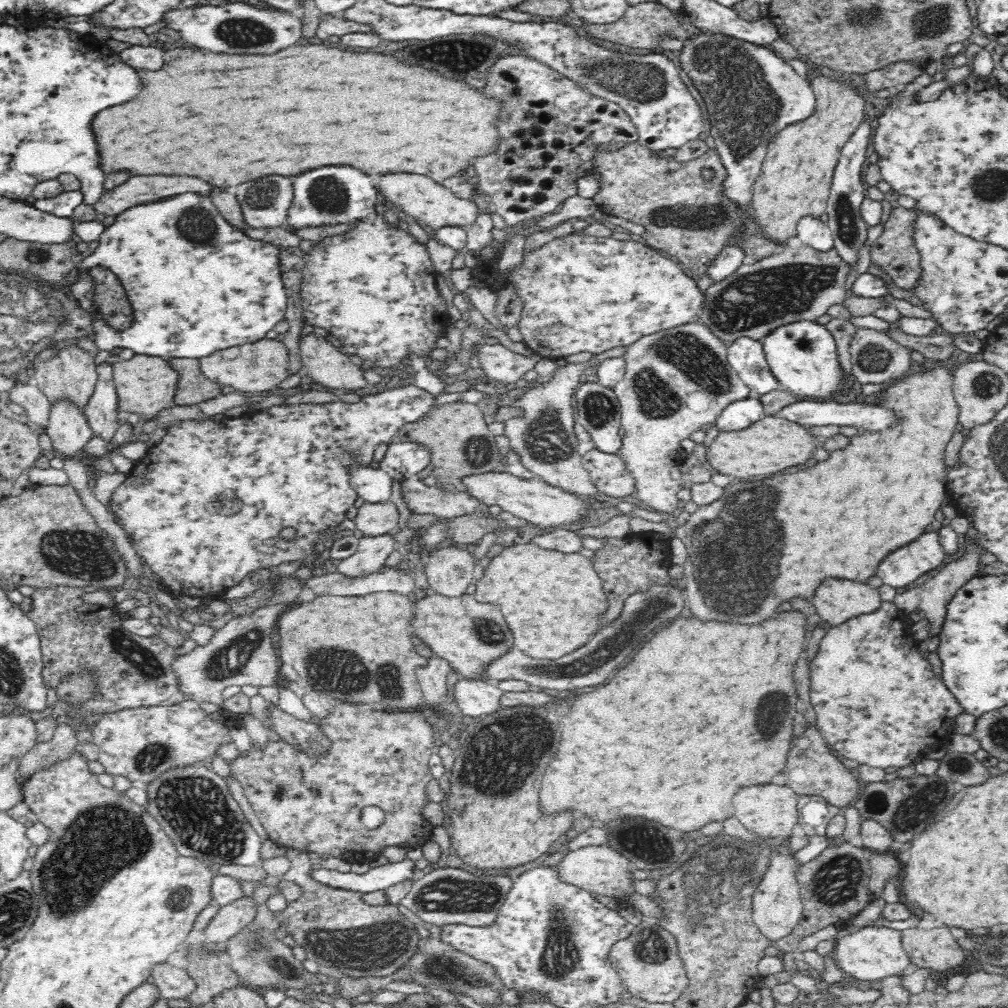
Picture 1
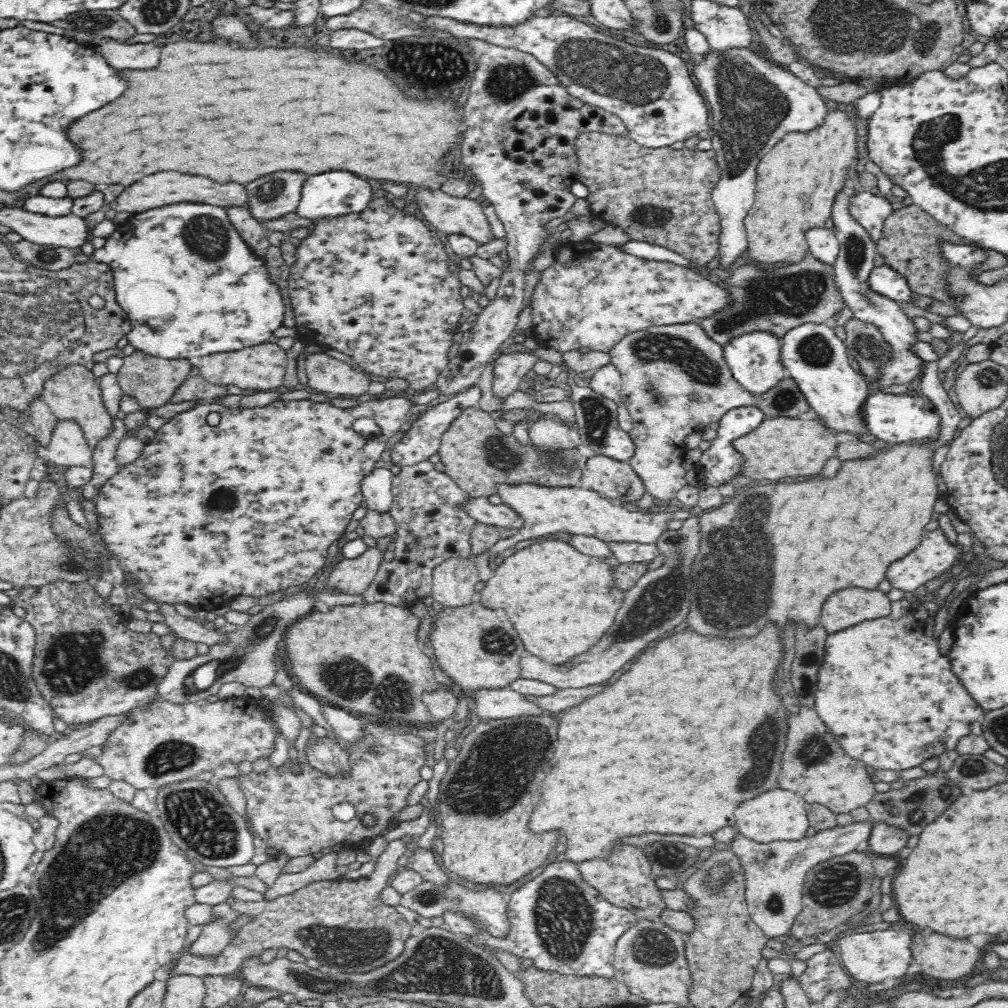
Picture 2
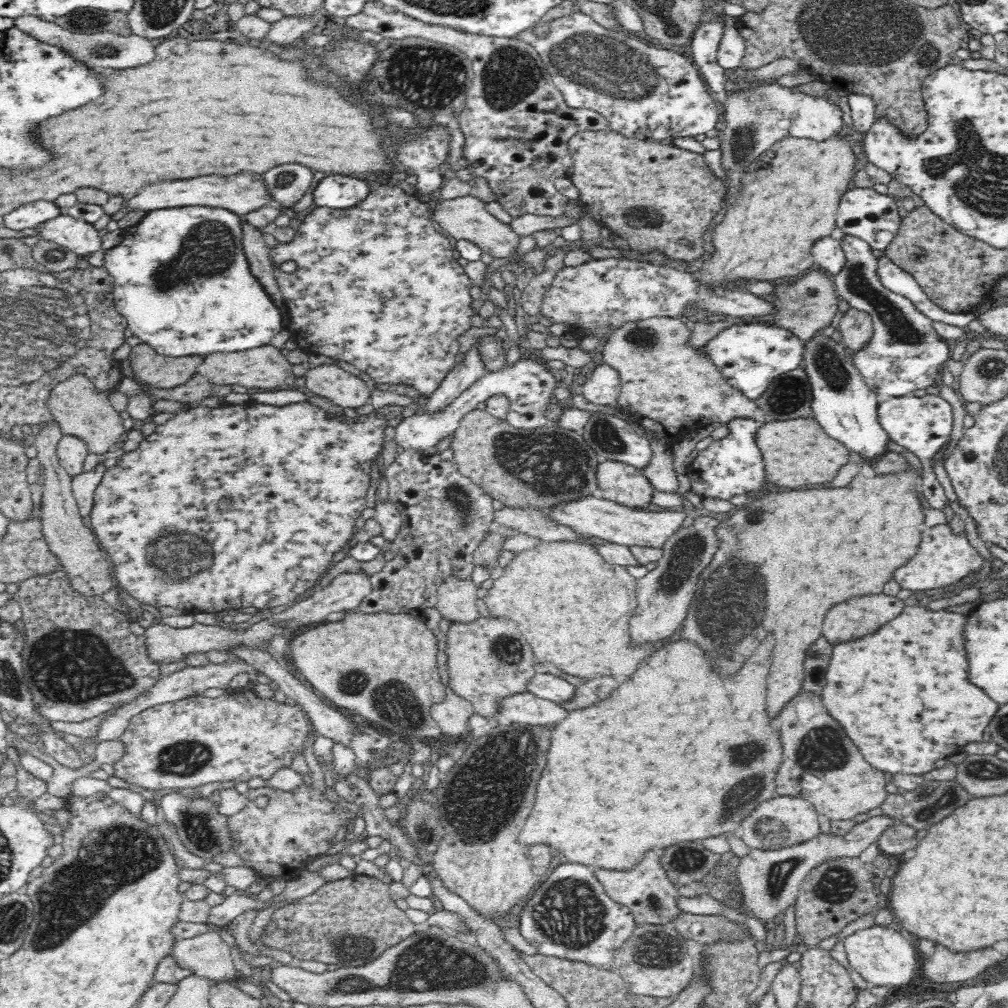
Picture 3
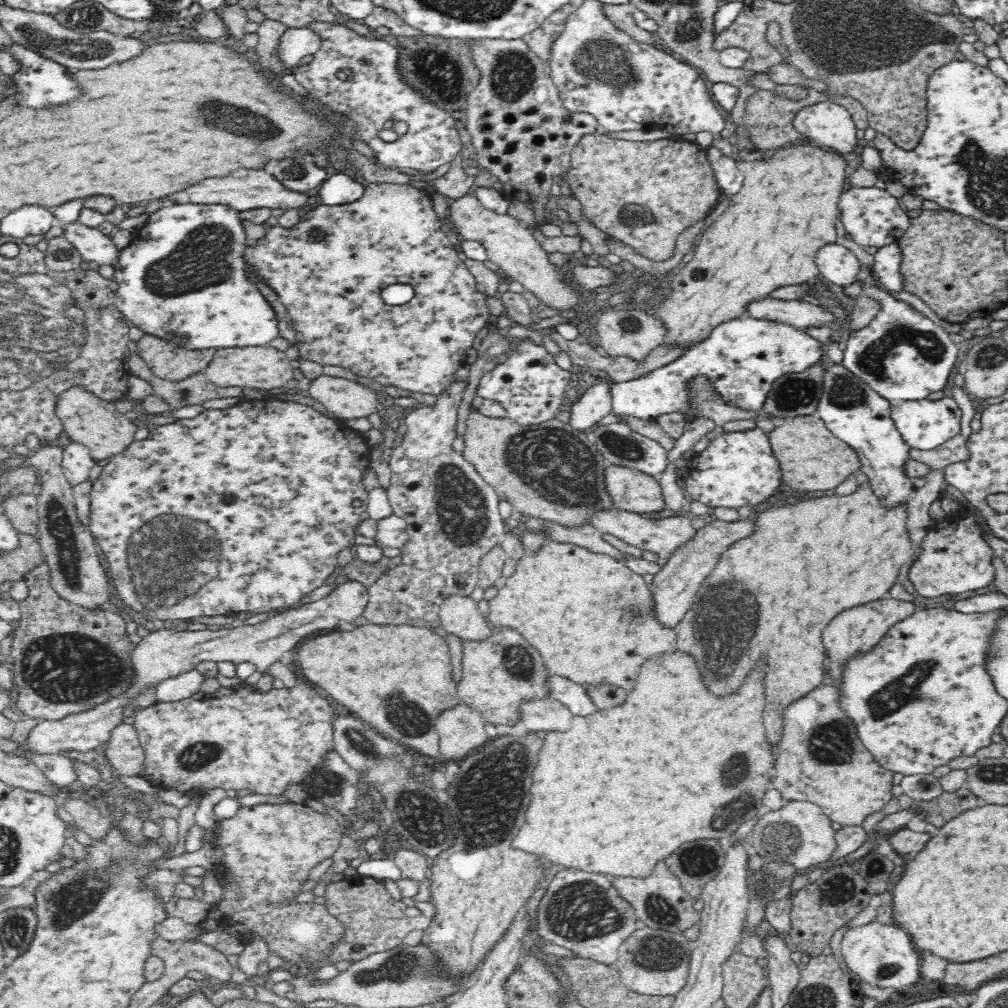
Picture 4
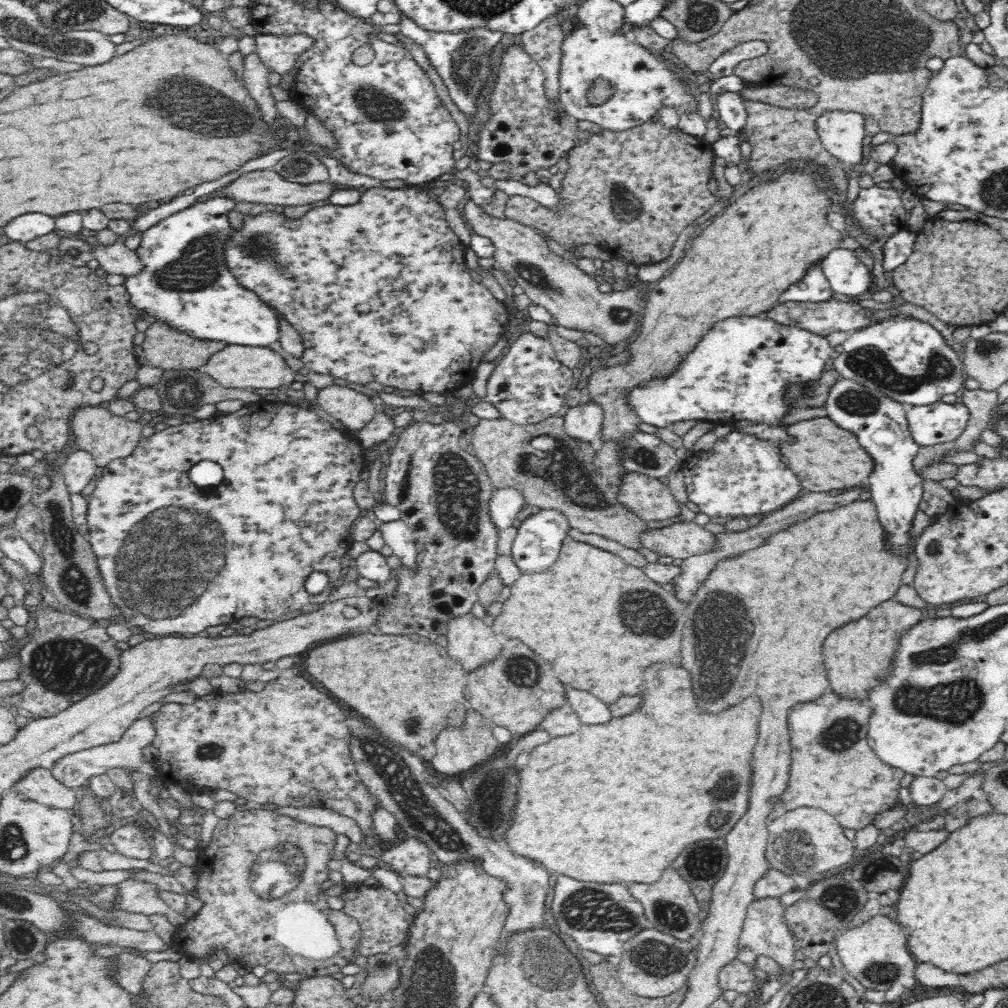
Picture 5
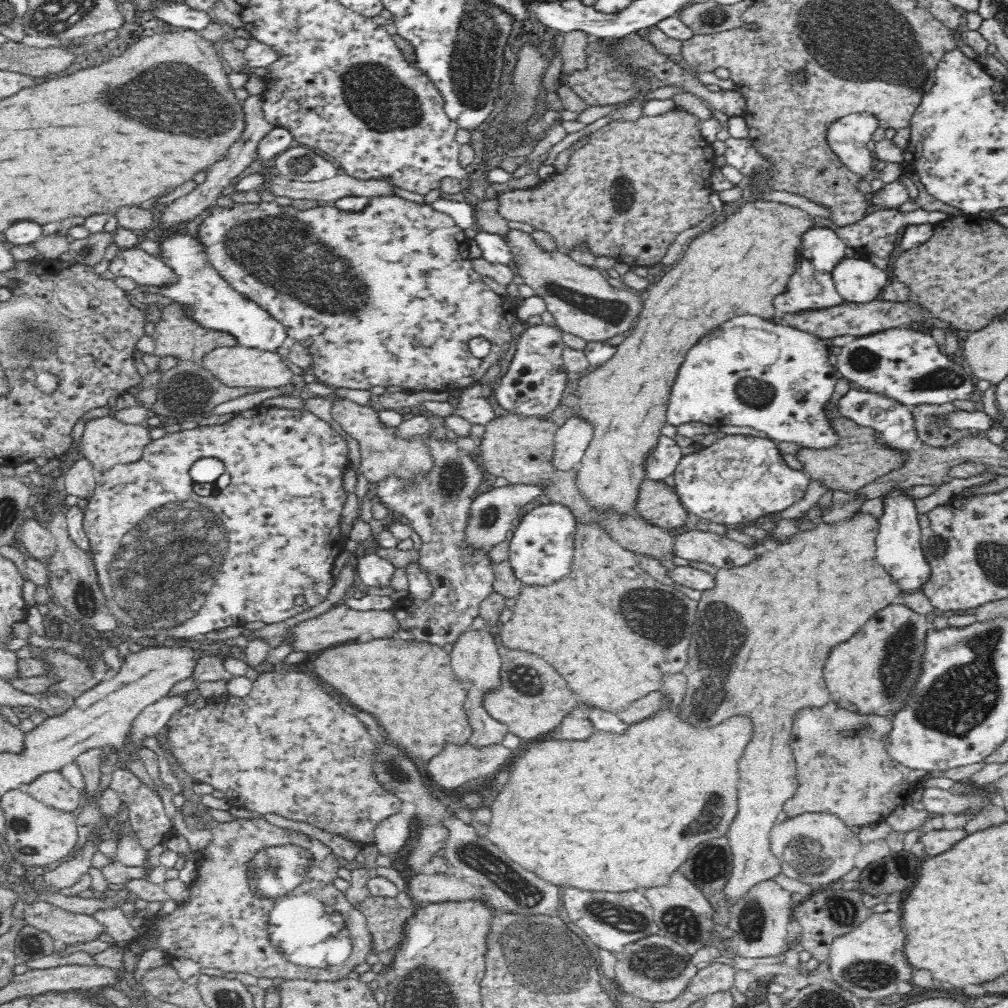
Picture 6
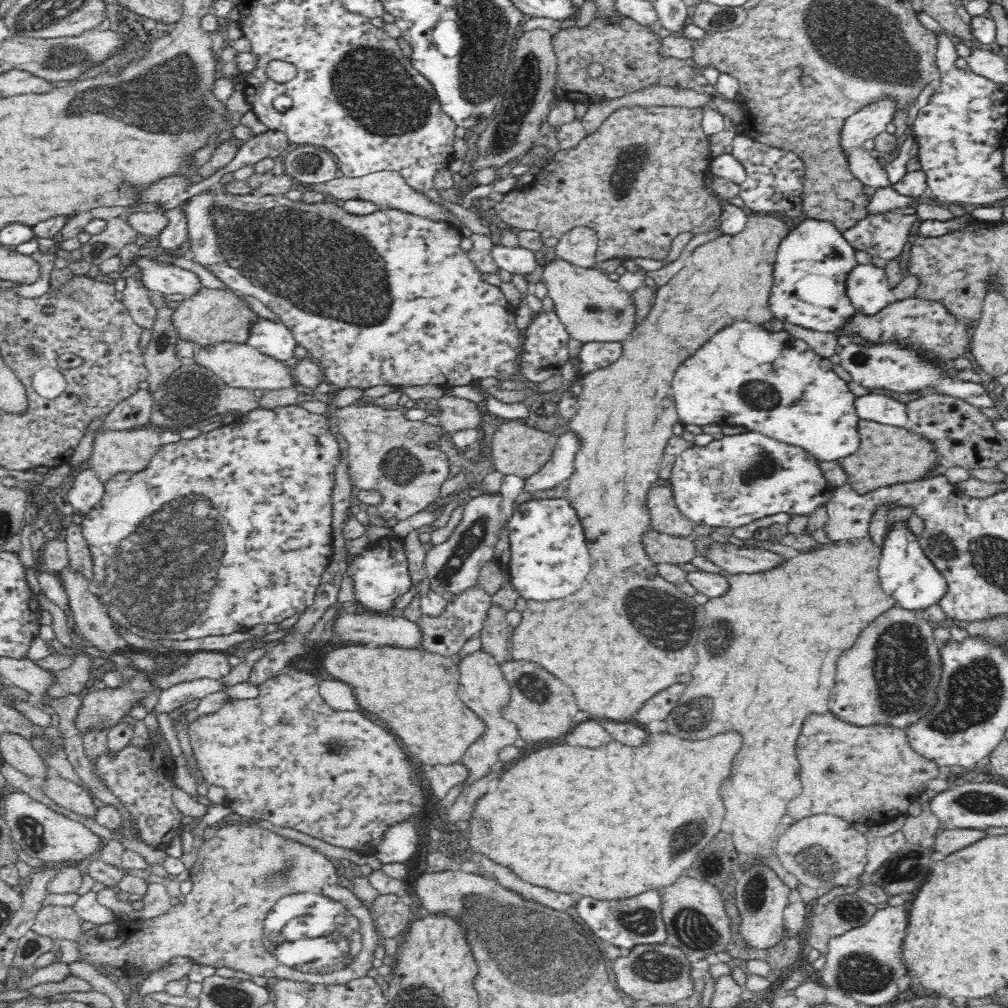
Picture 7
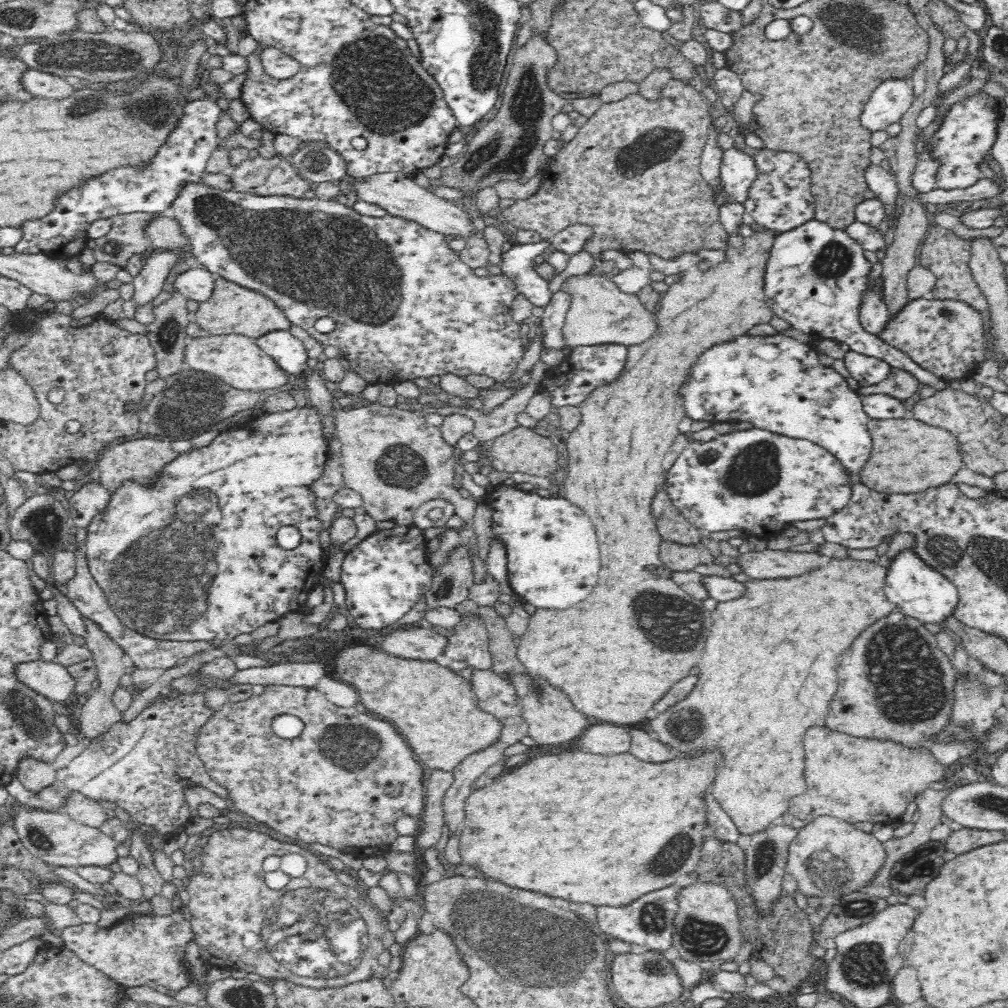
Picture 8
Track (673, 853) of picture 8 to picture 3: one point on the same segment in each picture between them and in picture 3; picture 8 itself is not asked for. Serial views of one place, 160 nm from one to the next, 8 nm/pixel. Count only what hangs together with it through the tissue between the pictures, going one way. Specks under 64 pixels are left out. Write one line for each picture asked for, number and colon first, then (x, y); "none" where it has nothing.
3: (616, 785)
4: (618, 793)
5: (653, 772)
6: (615, 814)
7: (609, 824)

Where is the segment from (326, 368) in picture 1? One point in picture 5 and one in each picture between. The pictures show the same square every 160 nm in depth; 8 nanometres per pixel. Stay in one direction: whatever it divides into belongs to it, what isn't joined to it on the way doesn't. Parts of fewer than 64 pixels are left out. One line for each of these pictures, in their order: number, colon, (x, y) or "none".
2: (328, 375)
3: (343, 389)
4: (346, 399)
5: (353, 409)

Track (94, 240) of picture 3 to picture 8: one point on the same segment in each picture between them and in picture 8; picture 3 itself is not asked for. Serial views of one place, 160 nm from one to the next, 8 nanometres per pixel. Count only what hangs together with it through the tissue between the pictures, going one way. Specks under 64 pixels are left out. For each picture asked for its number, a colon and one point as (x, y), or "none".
4: (97, 249)
5: (116, 259)
6: (150, 272)
7: (167, 279)
8: (197, 284)

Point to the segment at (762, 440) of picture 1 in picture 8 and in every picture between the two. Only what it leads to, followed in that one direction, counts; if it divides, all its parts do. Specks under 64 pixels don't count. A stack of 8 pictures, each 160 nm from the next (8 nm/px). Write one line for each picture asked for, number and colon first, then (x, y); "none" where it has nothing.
2: (783, 448)
3: (798, 452)
4: (813, 458)
5: (825, 455)
6: (861, 458)
7: (889, 455)
8: (909, 456)

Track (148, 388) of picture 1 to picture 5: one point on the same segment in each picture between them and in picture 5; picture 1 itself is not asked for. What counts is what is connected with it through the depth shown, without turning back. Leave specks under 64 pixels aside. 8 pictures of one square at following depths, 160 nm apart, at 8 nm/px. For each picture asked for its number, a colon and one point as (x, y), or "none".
2: (152, 381)
3: (160, 370)
4: (168, 360)
5: (164, 346)

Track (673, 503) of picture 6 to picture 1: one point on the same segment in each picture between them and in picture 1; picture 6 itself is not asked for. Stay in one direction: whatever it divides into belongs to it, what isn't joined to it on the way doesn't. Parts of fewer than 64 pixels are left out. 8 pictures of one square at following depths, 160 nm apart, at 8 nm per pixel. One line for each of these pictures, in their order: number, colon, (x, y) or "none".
1: (608, 473)
2: (615, 479)
3: (619, 482)
4: (634, 491)
5: (649, 498)

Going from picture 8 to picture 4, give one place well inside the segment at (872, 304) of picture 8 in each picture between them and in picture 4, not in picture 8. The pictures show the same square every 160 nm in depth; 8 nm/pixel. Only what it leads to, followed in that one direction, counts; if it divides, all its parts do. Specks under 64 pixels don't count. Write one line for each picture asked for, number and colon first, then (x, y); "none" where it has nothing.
4: (839, 265)
5: (849, 277)
6: (857, 280)
7: (868, 288)

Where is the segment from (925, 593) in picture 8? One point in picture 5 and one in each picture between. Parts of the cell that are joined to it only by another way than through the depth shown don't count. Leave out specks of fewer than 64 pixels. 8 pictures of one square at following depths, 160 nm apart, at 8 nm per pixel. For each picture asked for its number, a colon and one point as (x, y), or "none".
5: (881, 423)
6: (899, 552)
7: (906, 574)

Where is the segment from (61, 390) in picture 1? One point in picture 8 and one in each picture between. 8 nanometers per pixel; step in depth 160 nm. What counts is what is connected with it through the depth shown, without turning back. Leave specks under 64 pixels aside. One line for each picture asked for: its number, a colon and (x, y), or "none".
2: (74, 394)
3: (80, 409)
4: (97, 424)
5: (107, 437)
6: (106, 442)
7: (131, 450)
8: (141, 460)

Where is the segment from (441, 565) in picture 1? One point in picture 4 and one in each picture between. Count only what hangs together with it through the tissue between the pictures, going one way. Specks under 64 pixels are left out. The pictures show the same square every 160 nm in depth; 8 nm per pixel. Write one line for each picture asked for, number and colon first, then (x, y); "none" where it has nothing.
2: (454, 581)
3: (456, 600)
4: (459, 615)

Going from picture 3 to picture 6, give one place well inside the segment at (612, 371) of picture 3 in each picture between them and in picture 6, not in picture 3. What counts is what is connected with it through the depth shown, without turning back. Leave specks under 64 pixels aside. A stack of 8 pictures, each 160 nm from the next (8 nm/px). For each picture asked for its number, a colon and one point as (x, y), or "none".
4: (585, 415)
5: (582, 423)
6: (571, 439)

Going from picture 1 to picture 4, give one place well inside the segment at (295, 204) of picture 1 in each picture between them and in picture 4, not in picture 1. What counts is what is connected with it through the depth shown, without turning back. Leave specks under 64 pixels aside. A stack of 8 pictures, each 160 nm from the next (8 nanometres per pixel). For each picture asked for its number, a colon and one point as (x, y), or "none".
2: (325, 195)
3: (338, 191)
4: (340, 188)

